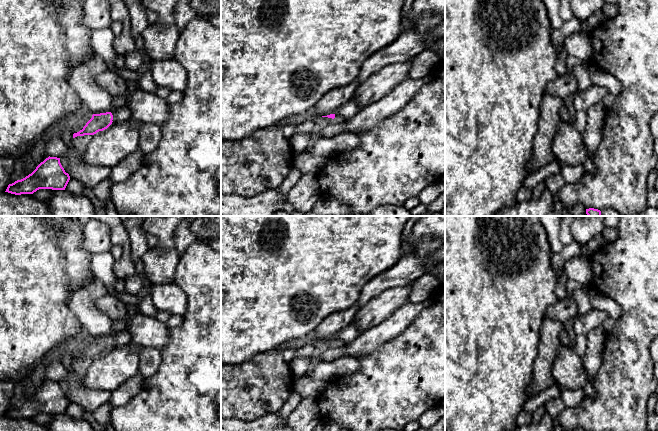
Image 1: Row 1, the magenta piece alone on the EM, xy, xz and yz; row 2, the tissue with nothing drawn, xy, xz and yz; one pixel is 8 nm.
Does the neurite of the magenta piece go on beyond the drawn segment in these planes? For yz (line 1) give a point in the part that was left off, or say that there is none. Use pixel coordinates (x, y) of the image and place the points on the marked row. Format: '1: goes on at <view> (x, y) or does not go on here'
1: does not go on here

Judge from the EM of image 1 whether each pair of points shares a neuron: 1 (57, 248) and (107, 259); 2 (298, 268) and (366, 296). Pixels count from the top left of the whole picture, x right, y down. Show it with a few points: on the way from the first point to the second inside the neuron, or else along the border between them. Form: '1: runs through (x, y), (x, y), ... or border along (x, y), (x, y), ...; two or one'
1: border along (91, 254), (90, 268), (95, 276); two
2: border along (375, 276), (364, 286), (356, 302); two

